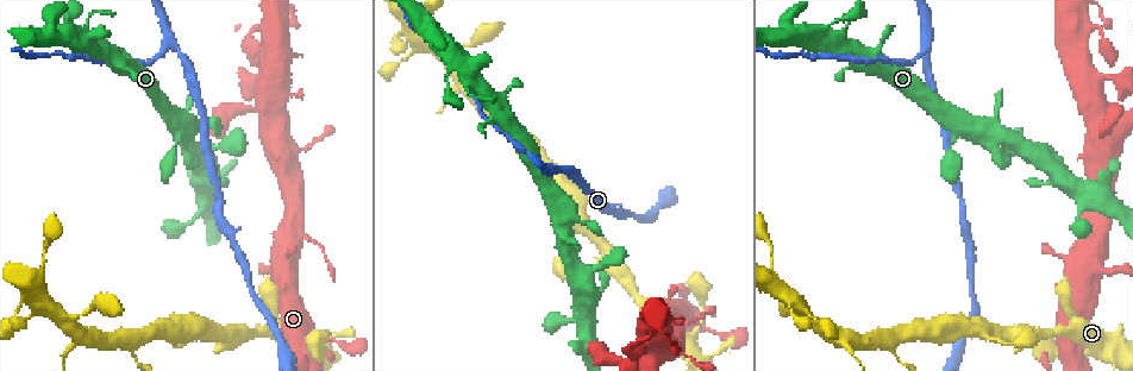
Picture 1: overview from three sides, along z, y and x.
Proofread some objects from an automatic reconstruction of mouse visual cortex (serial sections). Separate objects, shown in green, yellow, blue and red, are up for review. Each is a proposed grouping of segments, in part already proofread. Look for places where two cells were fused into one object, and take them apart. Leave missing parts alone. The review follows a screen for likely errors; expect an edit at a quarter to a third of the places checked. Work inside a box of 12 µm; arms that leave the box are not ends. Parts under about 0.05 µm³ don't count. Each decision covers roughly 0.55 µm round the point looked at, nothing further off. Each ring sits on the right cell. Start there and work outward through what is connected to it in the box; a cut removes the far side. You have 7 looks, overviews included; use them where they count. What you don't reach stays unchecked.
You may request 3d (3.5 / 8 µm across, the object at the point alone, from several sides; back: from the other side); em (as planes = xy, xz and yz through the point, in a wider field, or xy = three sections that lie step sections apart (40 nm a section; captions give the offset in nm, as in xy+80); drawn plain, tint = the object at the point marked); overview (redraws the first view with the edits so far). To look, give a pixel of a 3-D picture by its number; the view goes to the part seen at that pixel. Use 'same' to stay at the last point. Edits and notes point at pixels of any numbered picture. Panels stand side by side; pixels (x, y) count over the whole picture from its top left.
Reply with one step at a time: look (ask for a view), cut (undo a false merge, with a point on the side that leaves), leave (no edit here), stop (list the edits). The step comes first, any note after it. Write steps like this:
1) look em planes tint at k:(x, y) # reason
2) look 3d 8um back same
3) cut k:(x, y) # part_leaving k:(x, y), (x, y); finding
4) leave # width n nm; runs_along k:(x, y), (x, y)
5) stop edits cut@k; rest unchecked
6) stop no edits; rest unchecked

look em planes tint at 1:(1111, 354) # abrupt turn

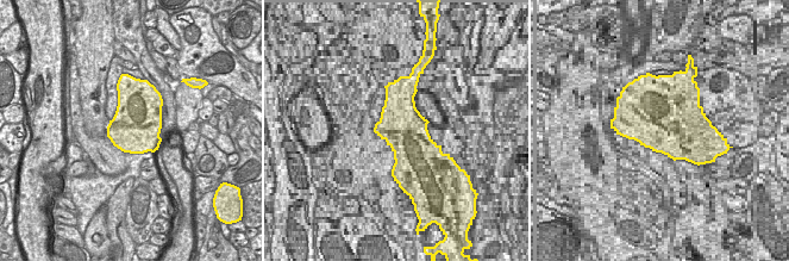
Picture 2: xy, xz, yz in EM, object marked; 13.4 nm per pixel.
look 3d 3.5um same # see where the arms go

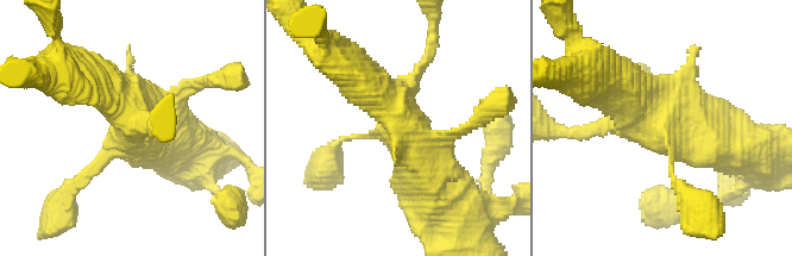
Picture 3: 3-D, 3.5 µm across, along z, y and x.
leave # runs_along 3:(617, 77), (679, 183); one cell here

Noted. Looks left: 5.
look 3d 3.5um at 1:(18, 310) # sharp bend

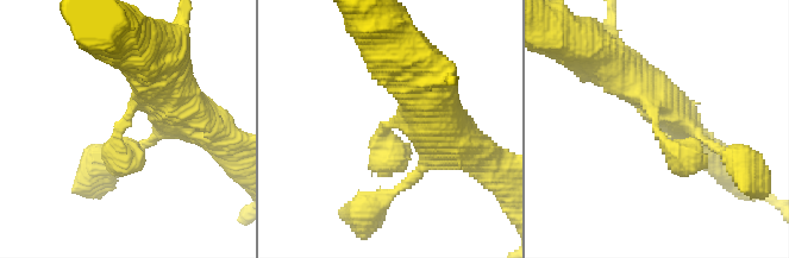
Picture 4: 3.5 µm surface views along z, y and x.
look em xy step 1 tint at 4:(122, 125) # now the EM

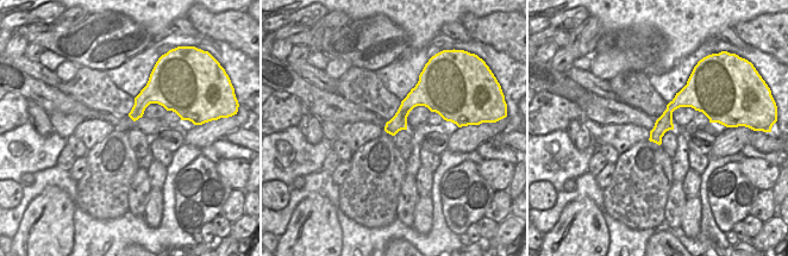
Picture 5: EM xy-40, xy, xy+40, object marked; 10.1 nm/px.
leave # width 170 nm; runs_along 5:(712, 119), (679, 101), (652, 138); one cell here

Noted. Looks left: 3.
look 3d 8um at 1:(171, 43) # arms part here

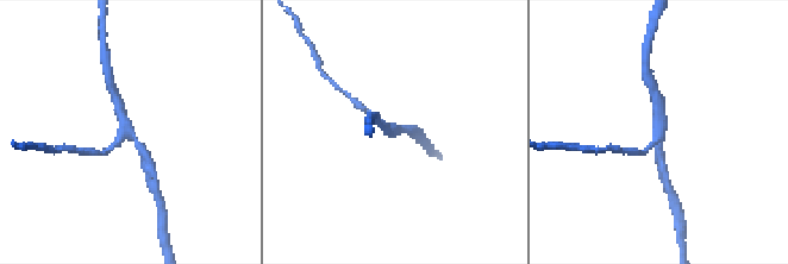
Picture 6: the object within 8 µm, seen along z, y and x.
look em xy step 2 tint at 6:(128, 134) # need the tissue

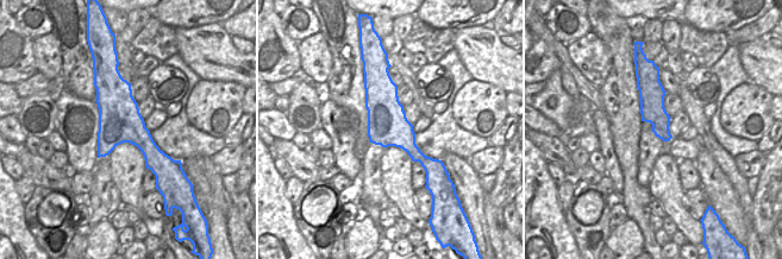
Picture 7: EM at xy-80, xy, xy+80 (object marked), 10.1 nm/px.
leave # runs_along 6:(416, 130), (393, 132), (373, 114); one cell here

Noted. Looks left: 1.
stop no edits; rest unchecked

